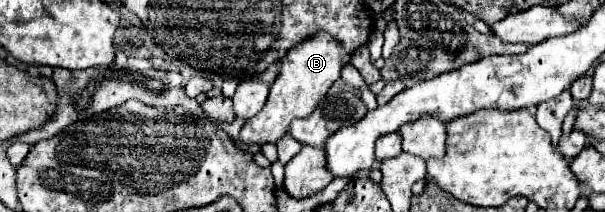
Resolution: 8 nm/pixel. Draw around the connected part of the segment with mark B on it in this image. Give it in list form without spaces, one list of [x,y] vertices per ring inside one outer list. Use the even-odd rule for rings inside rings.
[[[315,33],[307,41],[293,47],[281,59],[281,71],[275,83],[271,85],[265,107],[255,117],[245,121],[239,133],[239,141],[245,147],[249,145],[261,147],[265,143],[277,143],[277,139],[281,139],[289,131],[289,125],[293,119],[311,115],[311,111],[315,111],[315,107],[319,105],[319,99],[323,99],[329,87],[339,79],[339,71],[345,63],[349,63],[349,59],[351,59],[349,53],[345,53],[345,49],[339,43],[335,43],[335,39],[327,33]]]

